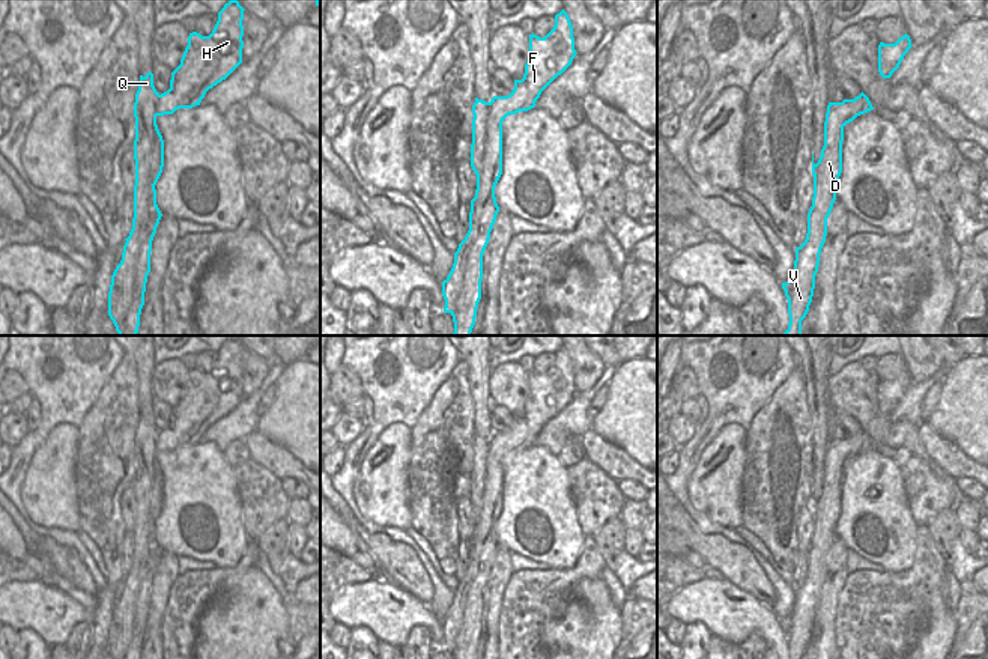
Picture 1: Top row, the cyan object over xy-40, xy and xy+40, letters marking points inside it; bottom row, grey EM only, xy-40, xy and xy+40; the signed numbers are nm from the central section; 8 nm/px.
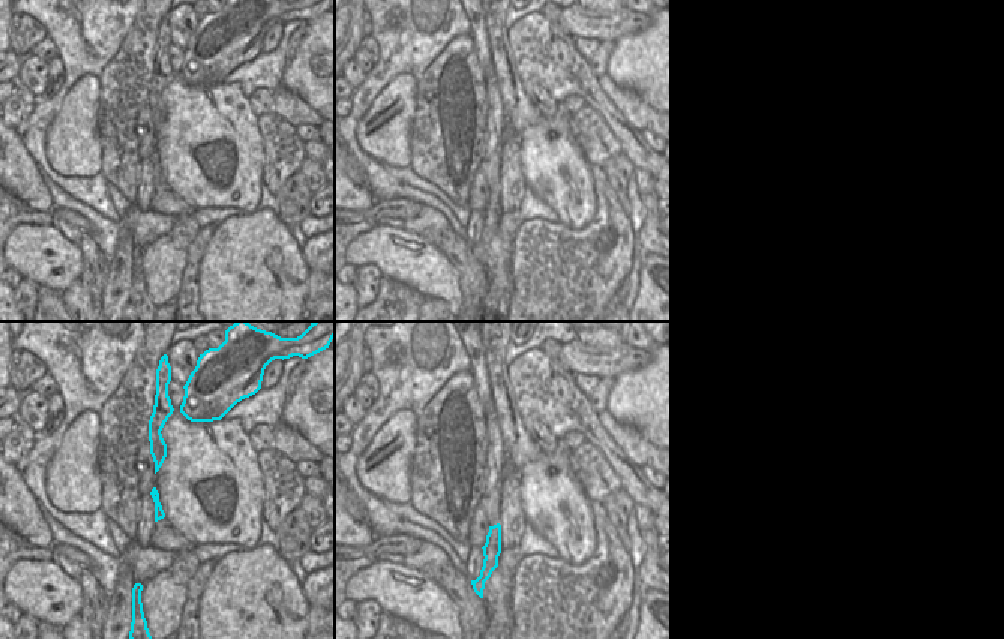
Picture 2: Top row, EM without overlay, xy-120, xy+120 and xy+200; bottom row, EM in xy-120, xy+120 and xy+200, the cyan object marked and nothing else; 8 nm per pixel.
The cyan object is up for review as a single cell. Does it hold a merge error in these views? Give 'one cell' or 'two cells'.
two cells

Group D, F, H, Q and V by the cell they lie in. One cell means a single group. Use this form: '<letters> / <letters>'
D F H V / Q

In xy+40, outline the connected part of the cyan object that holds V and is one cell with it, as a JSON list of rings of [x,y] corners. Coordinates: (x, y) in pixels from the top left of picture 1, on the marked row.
[[[862,92],[854,99],[829,102],[824,122],[824,146],[818,162],[812,167],[815,178],[812,202],[820,205],[818,239],[808,244],[794,260],[789,281],[788,330],[782,336],[802,336],[802,320],[809,311],[820,266],[821,248],[827,236],[827,218],[836,200],[836,185],[842,173],[844,126],[857,116],[874,110],[869,98]]]

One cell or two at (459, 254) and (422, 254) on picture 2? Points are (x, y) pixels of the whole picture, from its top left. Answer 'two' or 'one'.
two

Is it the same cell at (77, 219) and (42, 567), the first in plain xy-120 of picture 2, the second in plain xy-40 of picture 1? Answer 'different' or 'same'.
same

